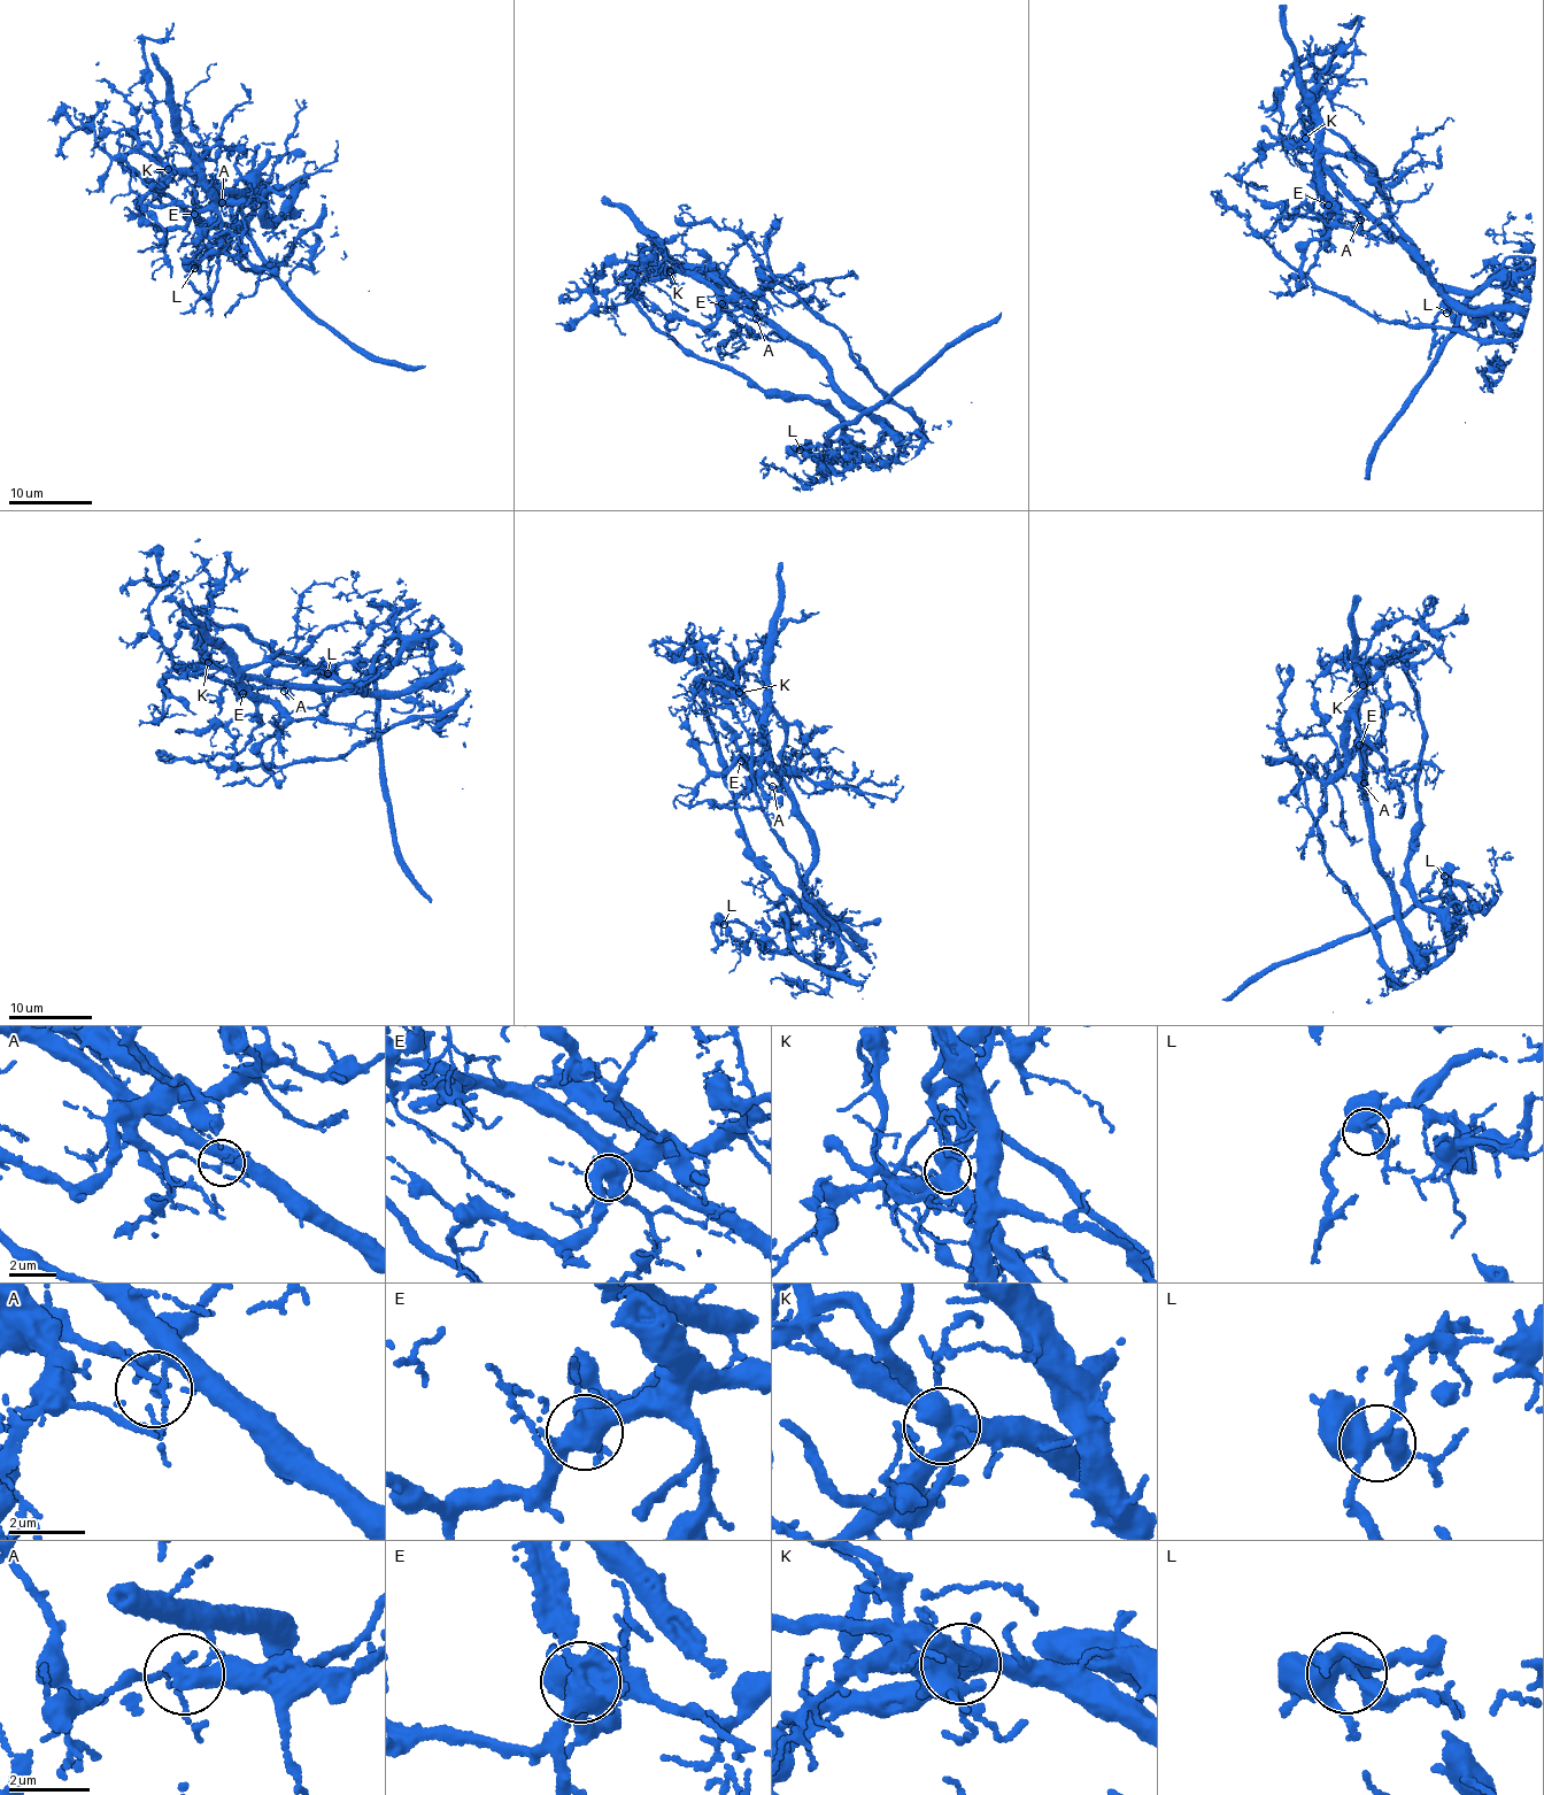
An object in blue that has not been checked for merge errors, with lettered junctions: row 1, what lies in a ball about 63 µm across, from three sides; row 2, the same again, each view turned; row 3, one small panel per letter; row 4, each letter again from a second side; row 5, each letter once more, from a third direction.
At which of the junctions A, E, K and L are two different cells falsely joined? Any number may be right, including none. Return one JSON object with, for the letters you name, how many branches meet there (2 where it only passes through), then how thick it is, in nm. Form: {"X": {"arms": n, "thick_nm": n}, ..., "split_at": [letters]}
{"A": {"arms": 4, "thick_nm": 120}, "K": {"arms": 6, "thick_nm": 550}, "split_at": ["A", "K"]}

